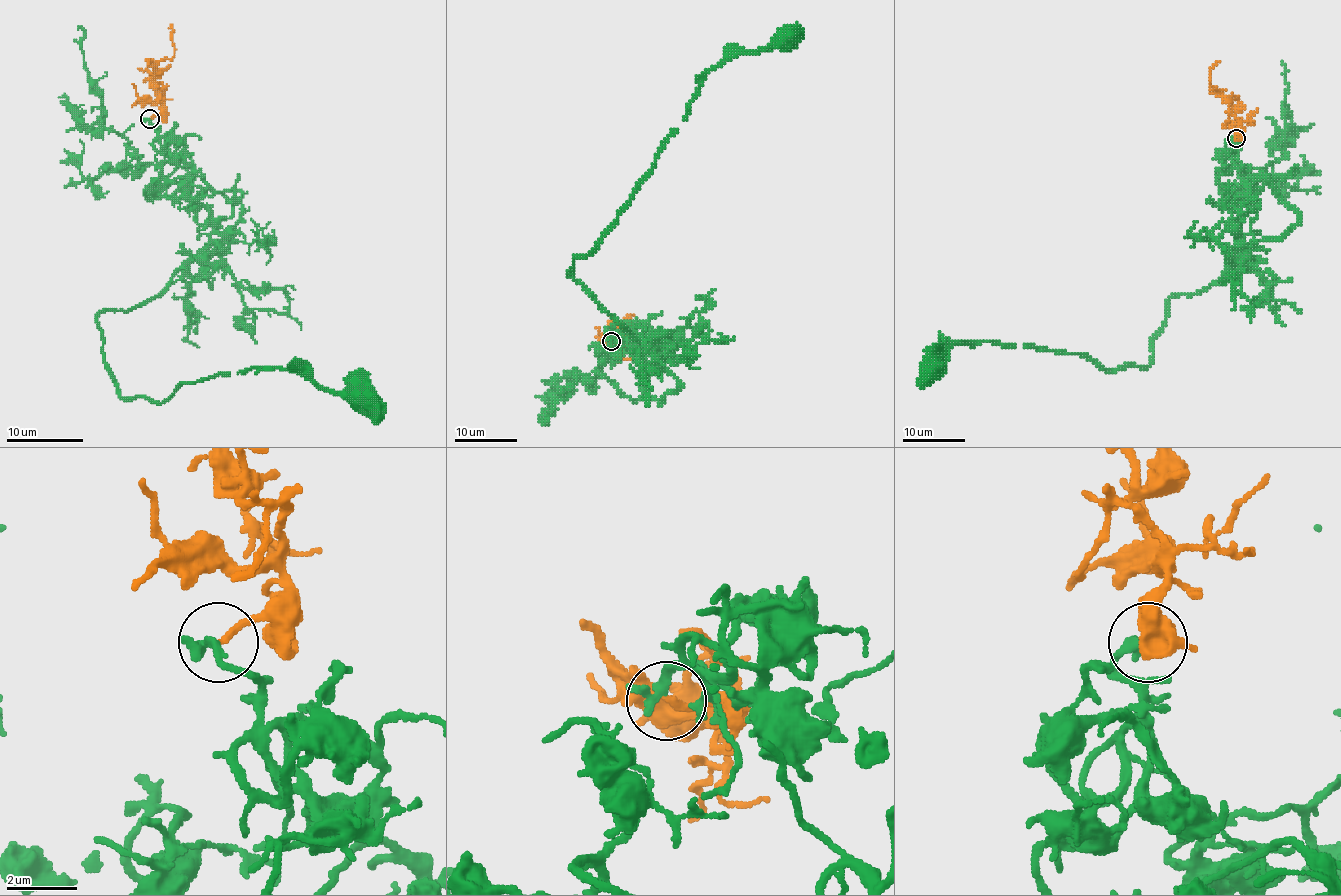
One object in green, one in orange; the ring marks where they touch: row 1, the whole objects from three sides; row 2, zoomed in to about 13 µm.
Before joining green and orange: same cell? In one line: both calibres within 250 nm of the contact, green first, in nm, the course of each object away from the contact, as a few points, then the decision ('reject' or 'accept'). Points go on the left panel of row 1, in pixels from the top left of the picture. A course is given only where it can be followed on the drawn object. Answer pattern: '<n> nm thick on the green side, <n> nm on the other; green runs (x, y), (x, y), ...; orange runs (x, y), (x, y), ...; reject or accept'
360 nm thick on the green side, 190 nm on the other; green runs (149, 118), (170, 159), (149, 201), (185, 162), (232, 241), (97, 316), (116, 391), (284, 368), (364, 395); orange runs (149, 118), (164, 107), (162, 89), (155, 87), (155, 66), (174, 55), (170, 24); accept

